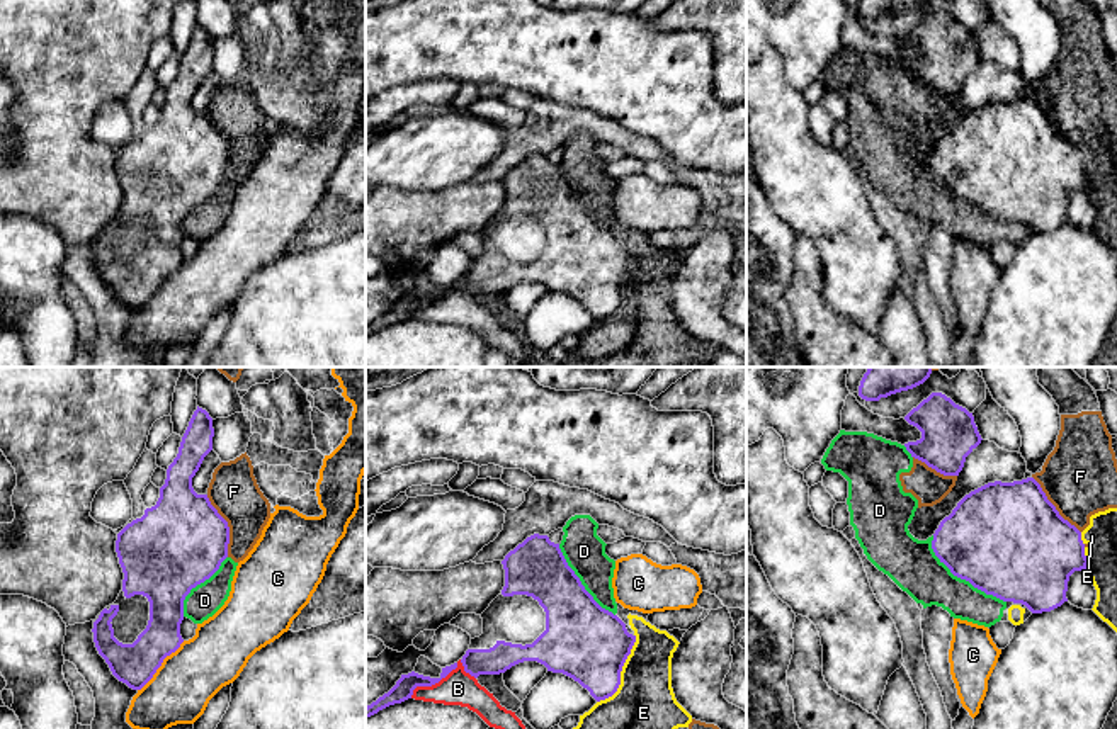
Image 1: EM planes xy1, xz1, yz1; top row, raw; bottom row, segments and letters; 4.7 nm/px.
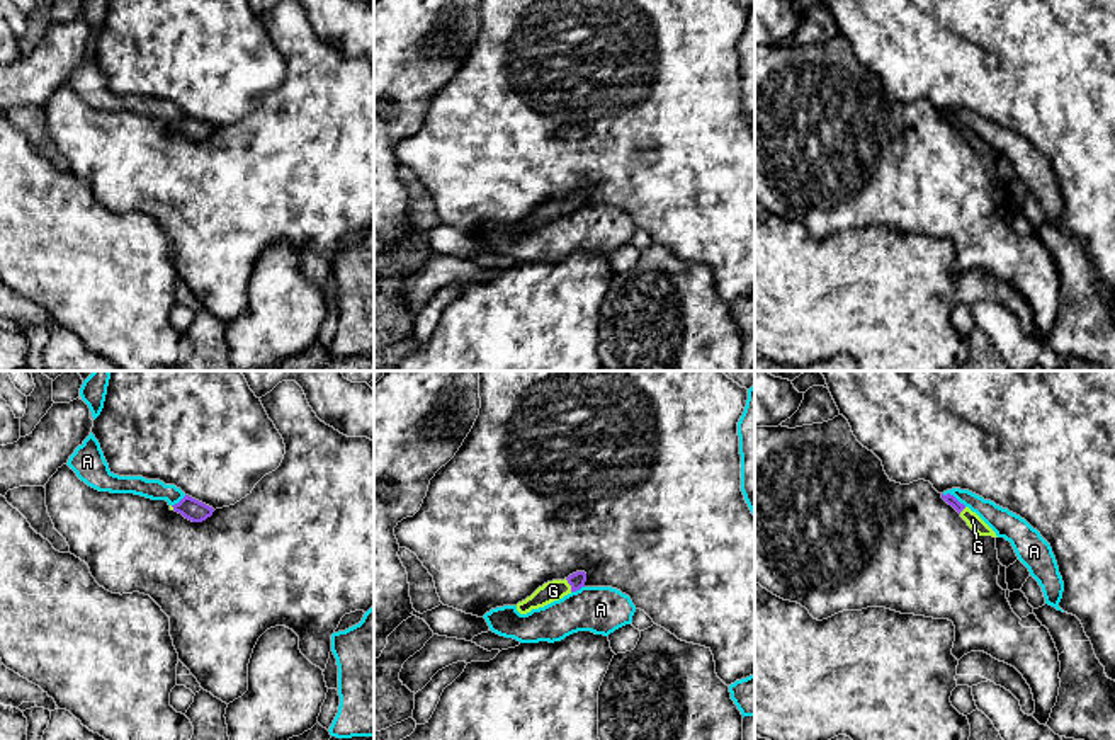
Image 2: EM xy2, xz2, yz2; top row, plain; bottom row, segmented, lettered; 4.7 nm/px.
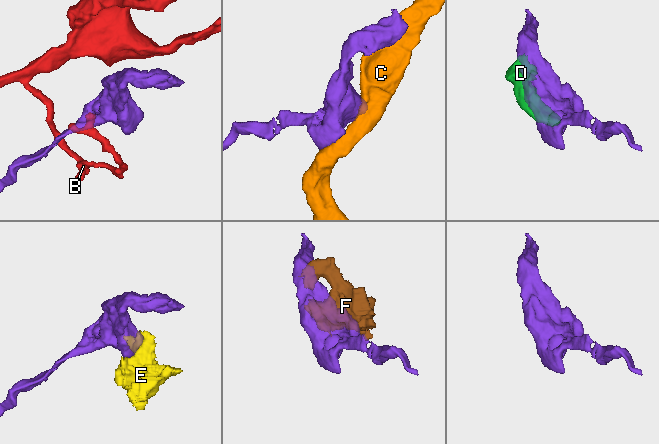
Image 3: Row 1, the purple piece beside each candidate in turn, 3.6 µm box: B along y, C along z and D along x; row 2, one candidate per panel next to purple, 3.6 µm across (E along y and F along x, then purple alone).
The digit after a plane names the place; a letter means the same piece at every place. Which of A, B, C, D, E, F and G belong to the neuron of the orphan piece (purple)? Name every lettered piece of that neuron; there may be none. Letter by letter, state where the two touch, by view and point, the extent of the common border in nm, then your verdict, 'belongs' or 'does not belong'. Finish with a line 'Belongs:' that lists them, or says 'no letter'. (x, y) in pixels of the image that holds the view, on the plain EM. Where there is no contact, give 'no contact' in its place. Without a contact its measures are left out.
A: meets purple in yz2 at (952, 114); contact 130 nm long; does not belong
B: meets purple in xz1 at (442, 296); contact 320 nm long; does not belong
C: meets purple in xy1 at (160, 284); contact 320 nm long; does not belong
D: meets purple in yz1 at (961, 197); contact 480 nm long; does not belong
E: meets purple in xz1 at (621, 289); contact 380 nm long; does not belong
F: meets purple in xy1 at (226, 145); contact 320 nm long; does not belong
G: meets purple in xz2 at (570, 203); contact 70 nm long; belongs
Belongs: G

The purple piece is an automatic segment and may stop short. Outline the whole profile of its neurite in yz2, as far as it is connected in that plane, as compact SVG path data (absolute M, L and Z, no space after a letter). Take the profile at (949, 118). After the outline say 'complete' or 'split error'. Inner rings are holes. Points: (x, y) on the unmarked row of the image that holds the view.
M942 112L942 117L960 133L960 136L967 141L967 145L974 151L977 151L979 155L998 157L996 151L976 131L972 131L969 126L960 122L954 114L950 114L950 112L943 114Z; split error

